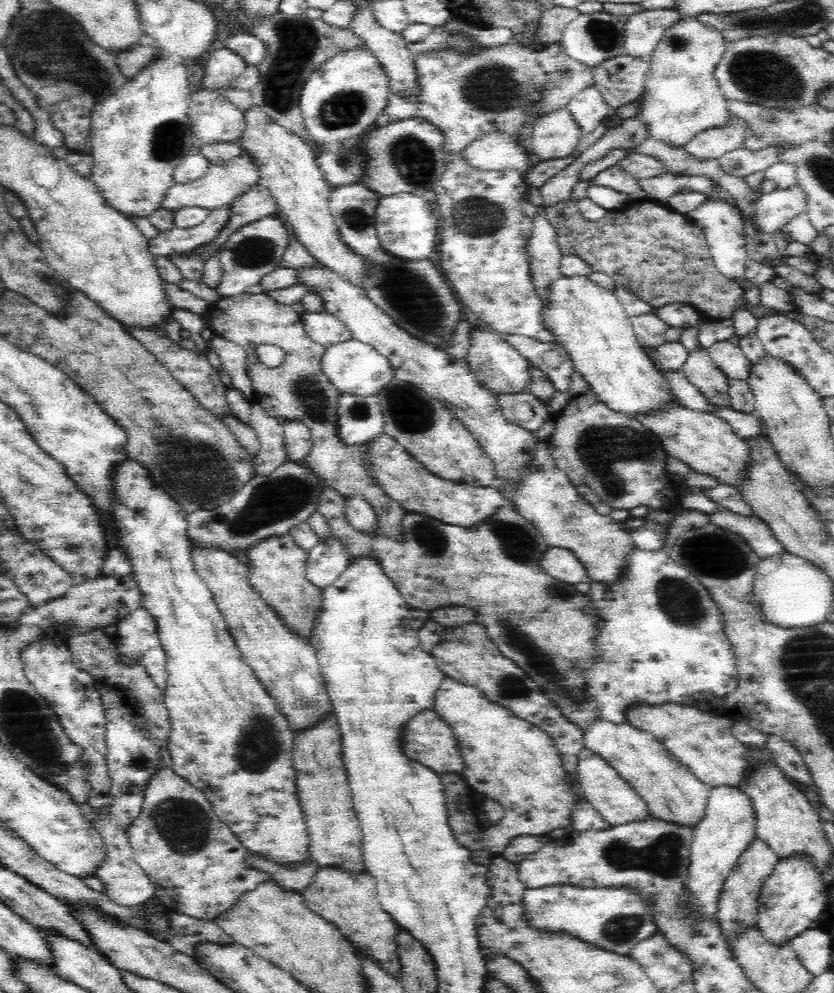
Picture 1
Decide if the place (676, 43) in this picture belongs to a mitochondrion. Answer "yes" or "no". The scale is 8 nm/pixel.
yes

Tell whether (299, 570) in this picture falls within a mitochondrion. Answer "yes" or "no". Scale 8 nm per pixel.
no

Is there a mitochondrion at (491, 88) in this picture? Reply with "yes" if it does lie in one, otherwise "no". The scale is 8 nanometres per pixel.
yes

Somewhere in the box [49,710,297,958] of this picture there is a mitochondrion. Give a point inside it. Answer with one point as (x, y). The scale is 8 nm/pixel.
(184, 824)

